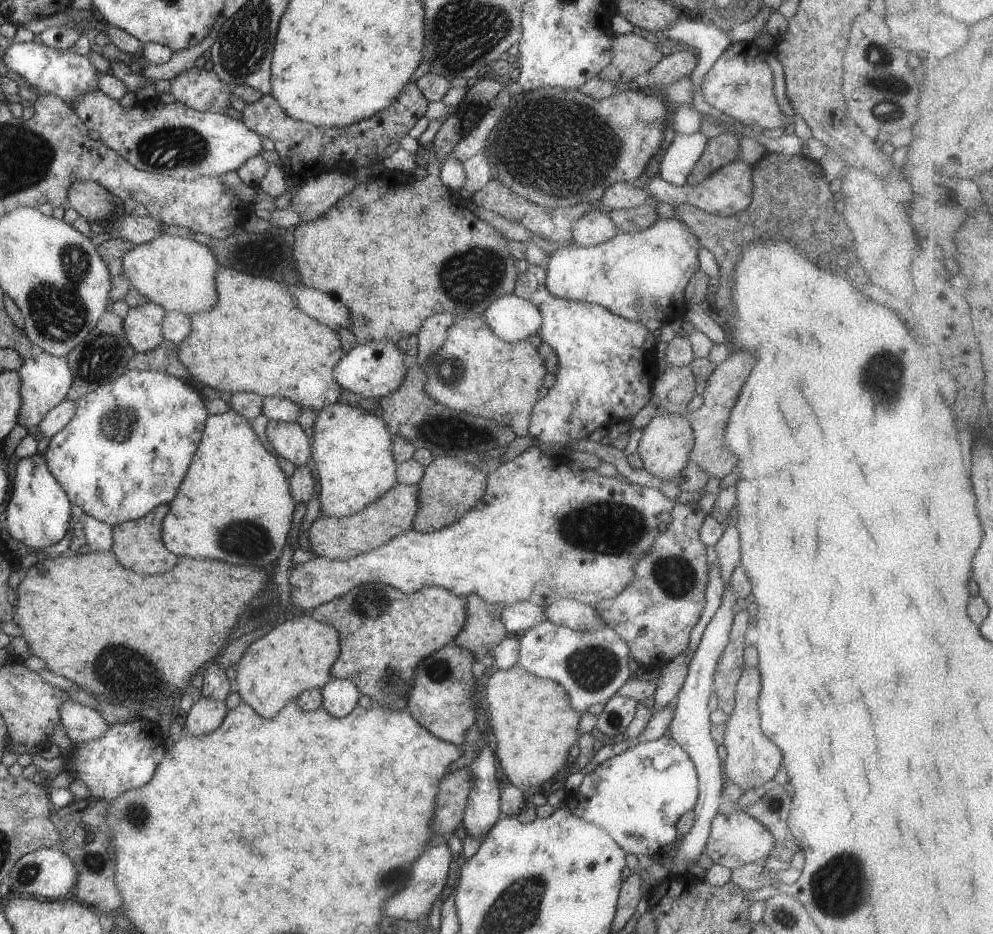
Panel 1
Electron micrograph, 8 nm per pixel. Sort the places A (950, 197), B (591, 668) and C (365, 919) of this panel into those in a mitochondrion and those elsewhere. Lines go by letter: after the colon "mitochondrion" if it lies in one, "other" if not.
A: other
B: mitochondrion
C: other

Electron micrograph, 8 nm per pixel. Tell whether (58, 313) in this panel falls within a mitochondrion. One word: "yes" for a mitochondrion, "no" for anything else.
yes

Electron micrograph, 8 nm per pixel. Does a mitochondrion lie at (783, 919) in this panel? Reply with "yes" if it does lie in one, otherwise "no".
yes

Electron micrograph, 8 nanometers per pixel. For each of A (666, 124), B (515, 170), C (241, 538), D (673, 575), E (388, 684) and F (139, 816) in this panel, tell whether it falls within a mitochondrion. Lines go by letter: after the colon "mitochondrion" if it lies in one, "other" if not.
A: other
B: mitochondrion
C: mitochondrion
D: mitochondrion
E: mitochondrion
F: mitochondrion

